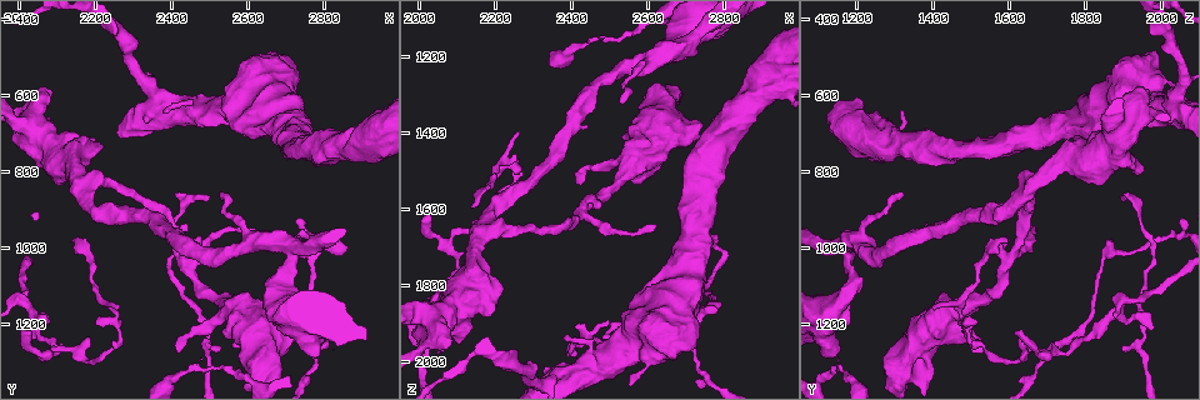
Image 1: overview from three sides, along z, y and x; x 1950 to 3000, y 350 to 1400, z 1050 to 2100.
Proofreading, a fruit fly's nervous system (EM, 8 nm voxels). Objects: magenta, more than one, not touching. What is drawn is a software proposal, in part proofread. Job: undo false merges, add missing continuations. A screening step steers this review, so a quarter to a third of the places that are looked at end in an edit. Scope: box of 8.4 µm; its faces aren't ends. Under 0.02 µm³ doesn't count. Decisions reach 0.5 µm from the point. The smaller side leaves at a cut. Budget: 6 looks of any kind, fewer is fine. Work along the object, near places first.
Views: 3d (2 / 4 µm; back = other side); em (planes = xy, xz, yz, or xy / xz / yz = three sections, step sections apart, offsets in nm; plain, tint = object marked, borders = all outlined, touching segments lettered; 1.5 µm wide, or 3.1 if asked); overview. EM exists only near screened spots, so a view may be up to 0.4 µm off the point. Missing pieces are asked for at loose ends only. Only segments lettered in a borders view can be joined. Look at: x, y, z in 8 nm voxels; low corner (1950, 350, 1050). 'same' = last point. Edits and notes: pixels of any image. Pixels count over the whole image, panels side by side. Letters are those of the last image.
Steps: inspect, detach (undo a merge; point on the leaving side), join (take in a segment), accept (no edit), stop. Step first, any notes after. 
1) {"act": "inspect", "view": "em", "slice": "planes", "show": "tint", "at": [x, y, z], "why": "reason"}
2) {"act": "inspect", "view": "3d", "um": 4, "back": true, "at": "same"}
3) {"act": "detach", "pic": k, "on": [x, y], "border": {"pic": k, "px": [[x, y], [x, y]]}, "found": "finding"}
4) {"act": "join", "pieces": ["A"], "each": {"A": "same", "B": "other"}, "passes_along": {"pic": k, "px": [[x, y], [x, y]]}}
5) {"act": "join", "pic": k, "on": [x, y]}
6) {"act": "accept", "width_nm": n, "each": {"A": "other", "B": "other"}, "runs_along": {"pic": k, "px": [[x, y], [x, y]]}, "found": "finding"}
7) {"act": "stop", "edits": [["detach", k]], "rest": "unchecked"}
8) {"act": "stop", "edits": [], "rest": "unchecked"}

{"act": "inspect", "view": "em", "slice": "planes", "show": "borders", "at": [2090, 1275, 1755], "why": "sharp bend"}

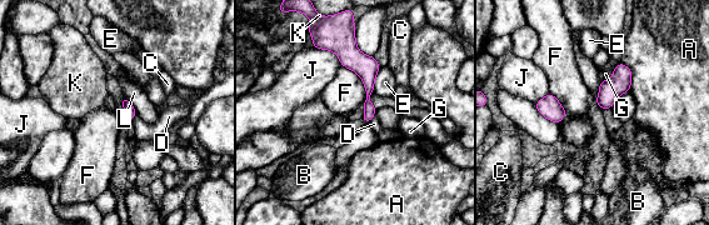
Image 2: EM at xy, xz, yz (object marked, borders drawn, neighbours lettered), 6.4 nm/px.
{"act": "accept", "each": {"A": "other", "B": "other", "C": "other", "D": "other", "E": "other", "F": "other", "G": "other", "J": "other", "K": "other", "L": "other"}, "found": "one neuron here"}

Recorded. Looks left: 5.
{"act": "inspect", "view": "em", "slice": "planes", "show": "borders", "at": [2255, 1150, 1390], "why": "branch stops here"}

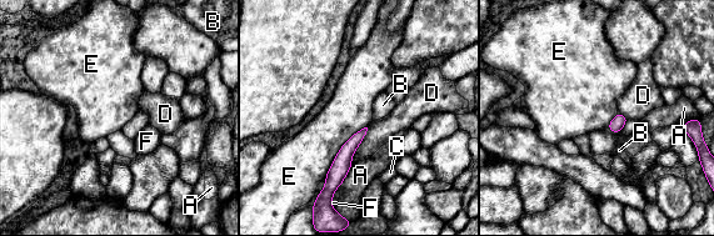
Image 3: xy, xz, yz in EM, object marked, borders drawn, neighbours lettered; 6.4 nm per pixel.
{"act": "accept", "each": {"A": "other", "B": "other", "C": "other", "D": "other", "E": "other", "F": "other"}, "runs_along": {"pic": 3, "px": [[362, 134], [328, 184]]}, "found": "none of them fits"}

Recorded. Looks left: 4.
{"act": "inspect", "view": "em", "um": 3.1, "slice": "xy", "step": 8, "show": "borders", "at": [2135, 980, 1585]}

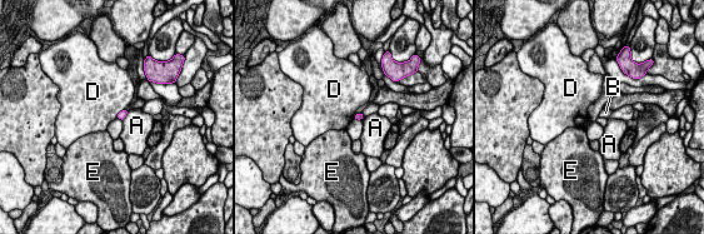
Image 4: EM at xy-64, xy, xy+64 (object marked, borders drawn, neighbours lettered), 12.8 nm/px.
{"act": "accept", "each": {"A": "other", "B": "other", "D": "other", "E": "other"}, "border": {"pic": 4, "px": [[126, 108], [116, 118]]}, "found": "no lettered segment goes on from it"}

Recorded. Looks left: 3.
{"act": "stop", "edits": [], "rest": "unchecked"}

